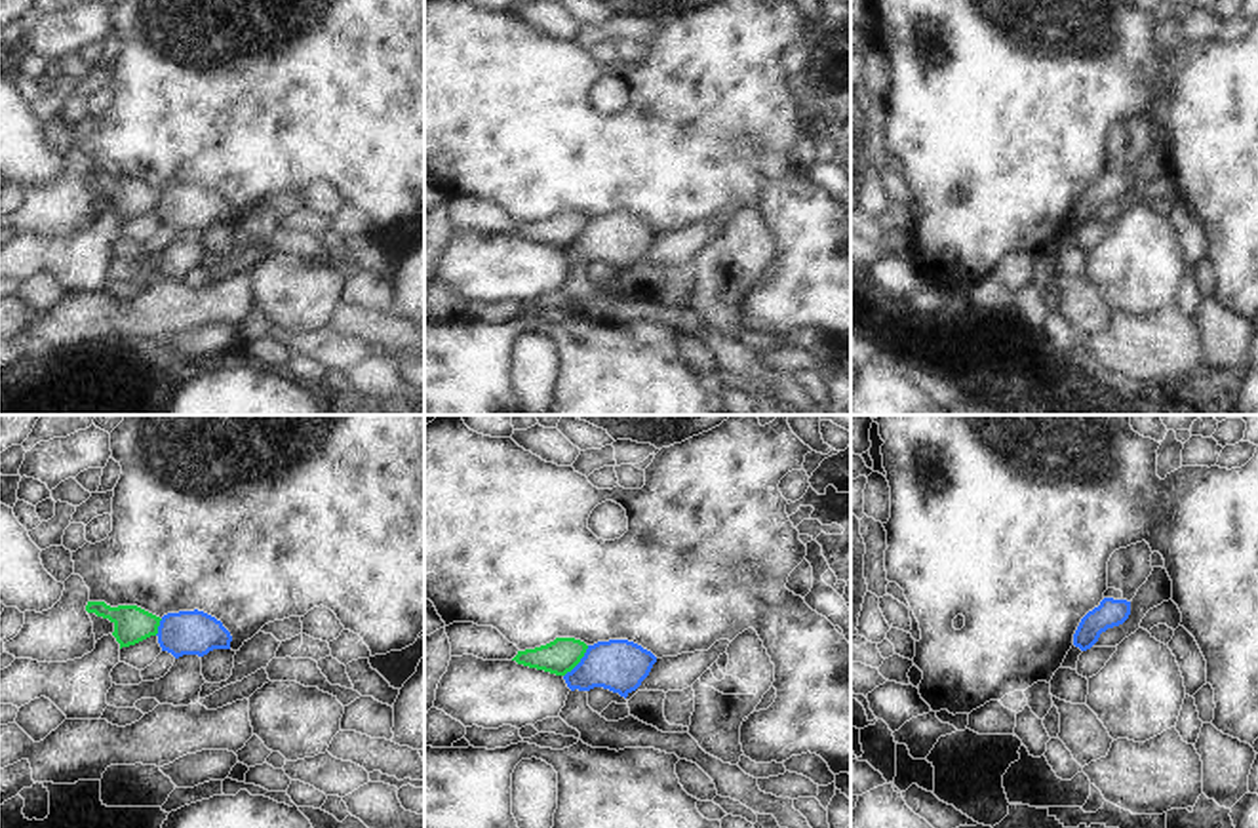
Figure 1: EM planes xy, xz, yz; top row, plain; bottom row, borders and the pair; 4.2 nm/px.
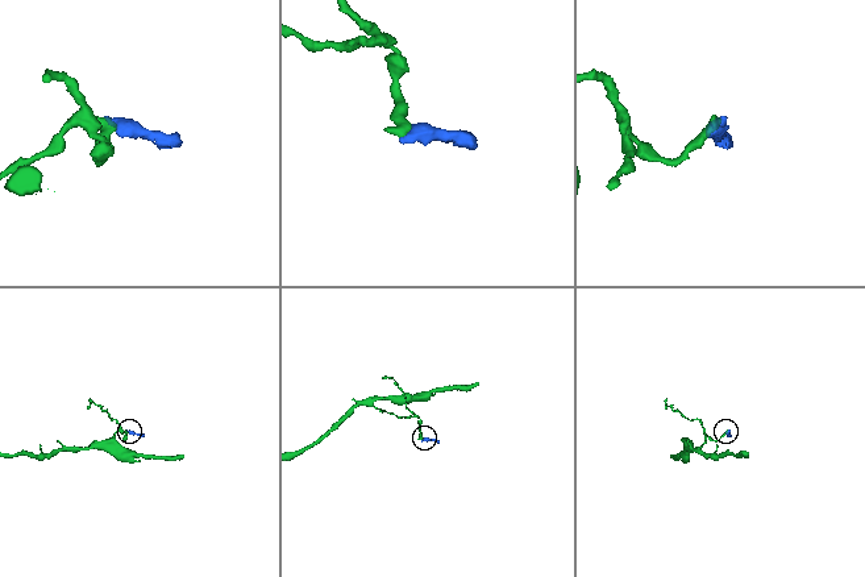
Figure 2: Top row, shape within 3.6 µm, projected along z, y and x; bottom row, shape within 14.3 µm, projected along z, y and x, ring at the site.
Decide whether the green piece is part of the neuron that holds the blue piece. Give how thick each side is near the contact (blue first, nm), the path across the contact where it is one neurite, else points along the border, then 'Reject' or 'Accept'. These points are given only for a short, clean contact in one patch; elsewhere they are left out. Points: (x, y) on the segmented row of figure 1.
Thickness 220 nm (blue) against 150 nm. Boundary: xz (589, 646), (585, 655), (564, 676). Reject.

